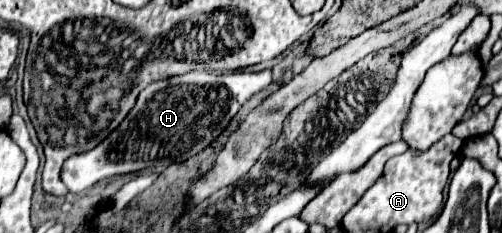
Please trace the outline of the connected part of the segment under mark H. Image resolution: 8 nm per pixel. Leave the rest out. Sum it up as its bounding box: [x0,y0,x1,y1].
[61,70,273,194]

